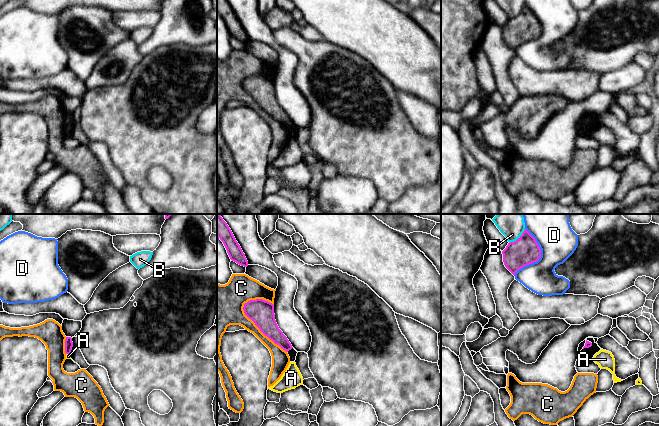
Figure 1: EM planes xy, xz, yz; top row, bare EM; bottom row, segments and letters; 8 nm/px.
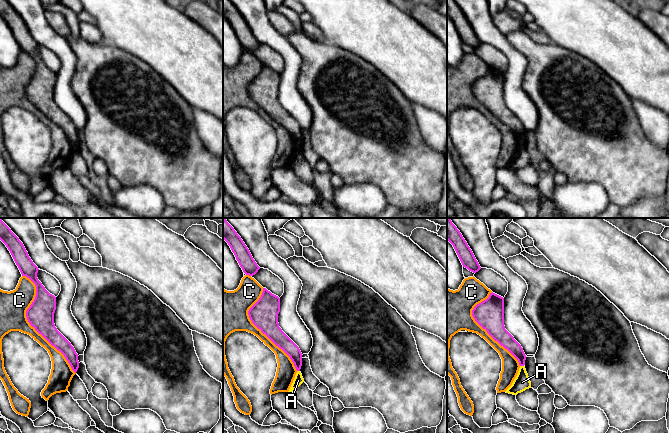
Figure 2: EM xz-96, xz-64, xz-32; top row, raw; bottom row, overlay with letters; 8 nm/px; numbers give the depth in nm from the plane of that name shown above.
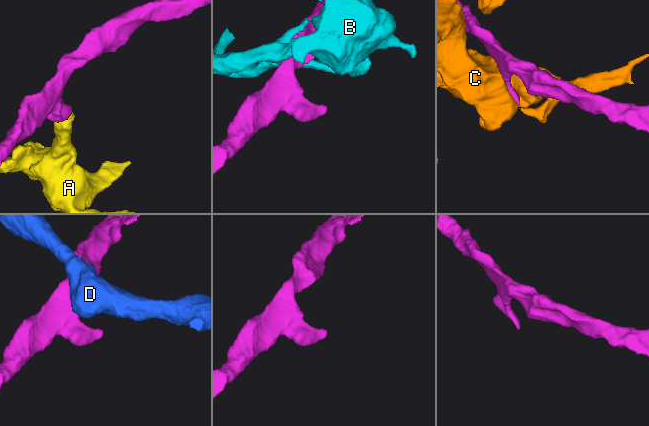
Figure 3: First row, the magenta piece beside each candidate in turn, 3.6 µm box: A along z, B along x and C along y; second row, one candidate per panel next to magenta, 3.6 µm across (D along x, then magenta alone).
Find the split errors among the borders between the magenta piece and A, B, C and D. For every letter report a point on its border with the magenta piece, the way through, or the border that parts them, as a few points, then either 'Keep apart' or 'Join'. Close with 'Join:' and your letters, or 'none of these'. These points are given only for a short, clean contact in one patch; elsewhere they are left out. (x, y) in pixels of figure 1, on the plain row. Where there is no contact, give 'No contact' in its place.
A: Touches magenta at xy (68, 129). Boundary: xy (66, 129), (69, 130). Keep apart
B: Touches magenta at yz (518, 14). Keep apart
C: Touches magenta at xz (259, 104). Keep apart
D: Touches magenta at yz (540, 32). Keep apart
Join: none of these

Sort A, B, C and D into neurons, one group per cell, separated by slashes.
A / B / C / D

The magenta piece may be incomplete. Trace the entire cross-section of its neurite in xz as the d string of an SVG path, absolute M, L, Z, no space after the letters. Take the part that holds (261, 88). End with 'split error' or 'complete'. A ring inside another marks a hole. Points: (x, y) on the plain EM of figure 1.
M263 75L250 76L243 83L245 91L251 95L260 107L288 128L293 123L279 105L274 90L274 81Z; complete

